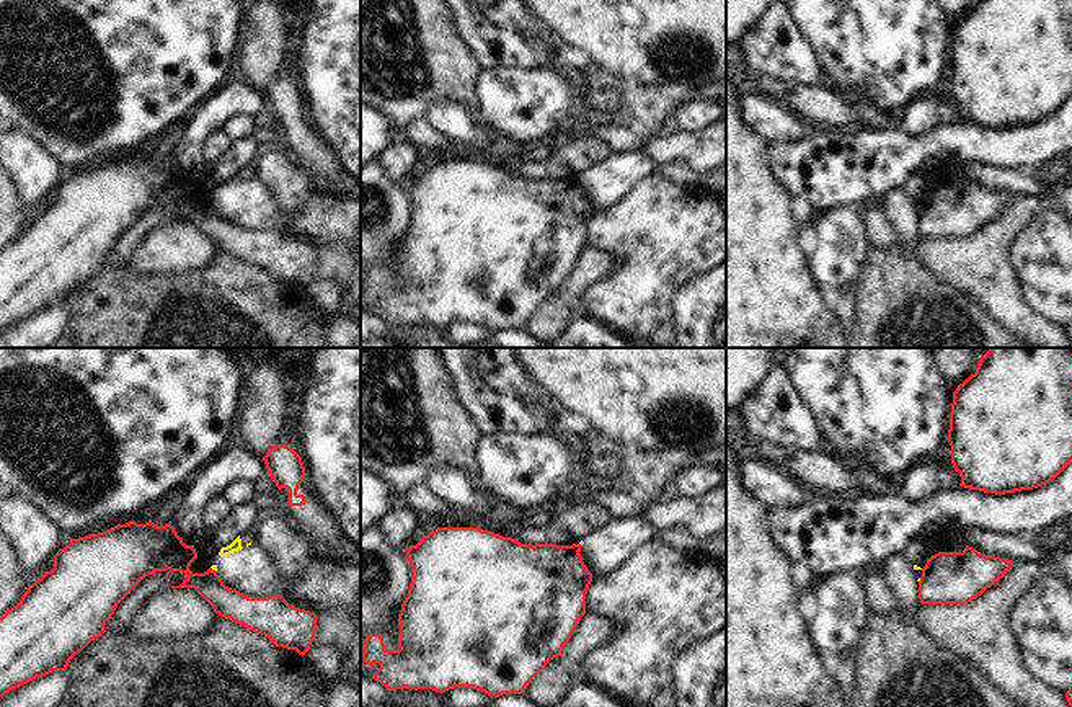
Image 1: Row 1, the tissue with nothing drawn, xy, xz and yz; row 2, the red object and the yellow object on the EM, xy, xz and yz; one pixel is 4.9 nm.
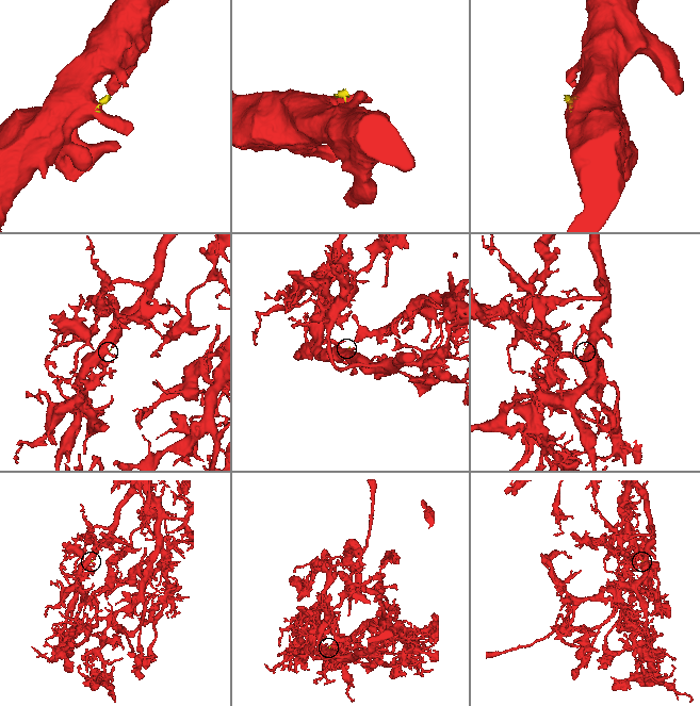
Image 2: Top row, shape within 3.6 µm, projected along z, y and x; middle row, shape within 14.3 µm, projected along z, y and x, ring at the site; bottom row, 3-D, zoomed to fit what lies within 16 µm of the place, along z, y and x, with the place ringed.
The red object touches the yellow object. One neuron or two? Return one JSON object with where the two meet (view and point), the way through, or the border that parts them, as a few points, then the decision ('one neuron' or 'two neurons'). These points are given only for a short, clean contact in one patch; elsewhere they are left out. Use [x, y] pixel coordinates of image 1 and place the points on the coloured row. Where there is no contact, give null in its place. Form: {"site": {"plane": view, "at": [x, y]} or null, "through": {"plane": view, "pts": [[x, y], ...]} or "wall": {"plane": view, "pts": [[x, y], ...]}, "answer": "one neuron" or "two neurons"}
{"site": {"plane": "xy", "at": [214, 570]}, "wall": {"plane": "xy", "pts": [[211, 567], [216, 572]]}, "answer": "two neurons"}

